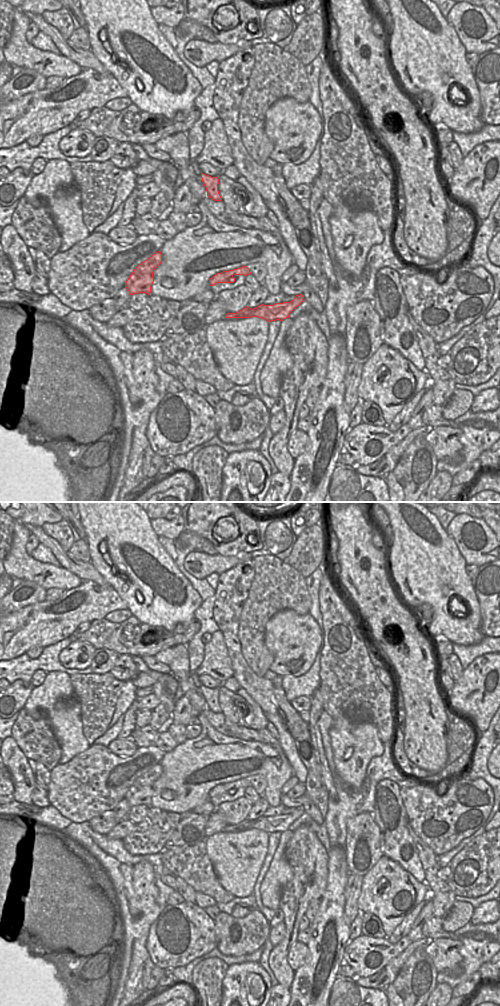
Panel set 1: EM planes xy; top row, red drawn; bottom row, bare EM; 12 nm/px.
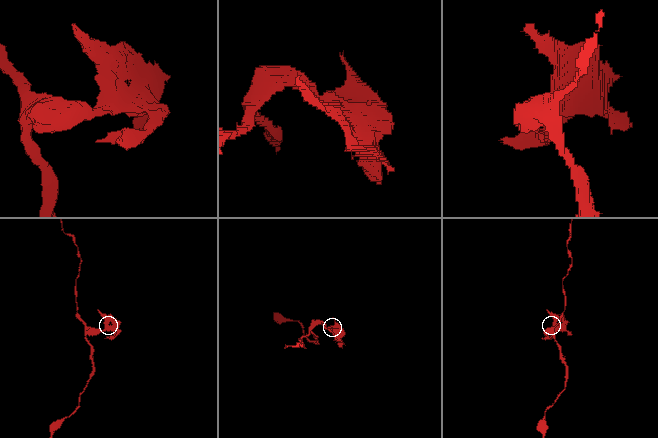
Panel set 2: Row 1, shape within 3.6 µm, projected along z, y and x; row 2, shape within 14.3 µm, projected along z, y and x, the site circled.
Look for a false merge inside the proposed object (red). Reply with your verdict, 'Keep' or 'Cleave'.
Cleave

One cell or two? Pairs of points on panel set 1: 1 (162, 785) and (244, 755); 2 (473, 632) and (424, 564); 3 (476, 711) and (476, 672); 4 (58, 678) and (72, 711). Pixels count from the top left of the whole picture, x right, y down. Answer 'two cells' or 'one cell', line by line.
1: one cell
2: one cell
3: one cell
4: one cell

